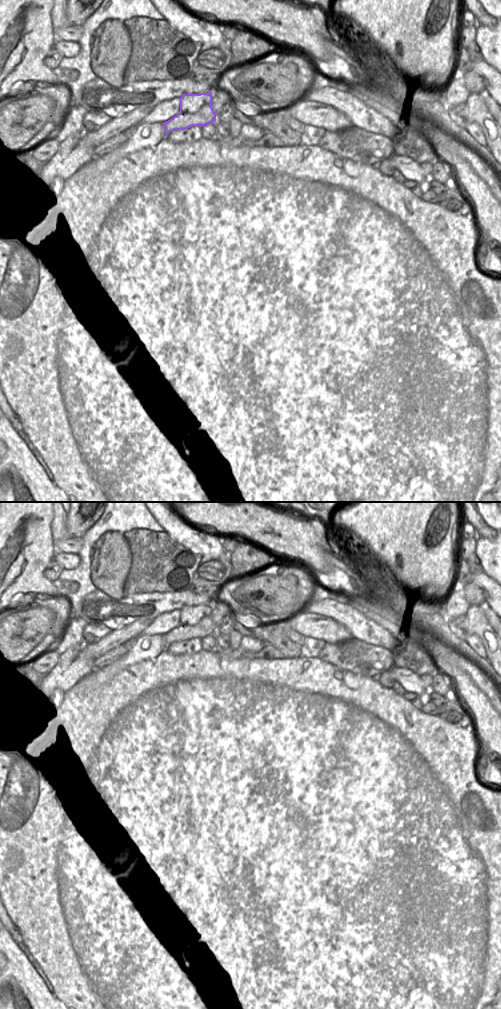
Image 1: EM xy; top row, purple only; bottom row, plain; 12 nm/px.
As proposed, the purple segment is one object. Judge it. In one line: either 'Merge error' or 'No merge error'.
Merge error

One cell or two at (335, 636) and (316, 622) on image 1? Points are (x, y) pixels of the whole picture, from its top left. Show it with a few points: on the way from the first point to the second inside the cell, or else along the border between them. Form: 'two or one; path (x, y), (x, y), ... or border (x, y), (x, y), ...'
one; path (330, 631), (321, 627)

